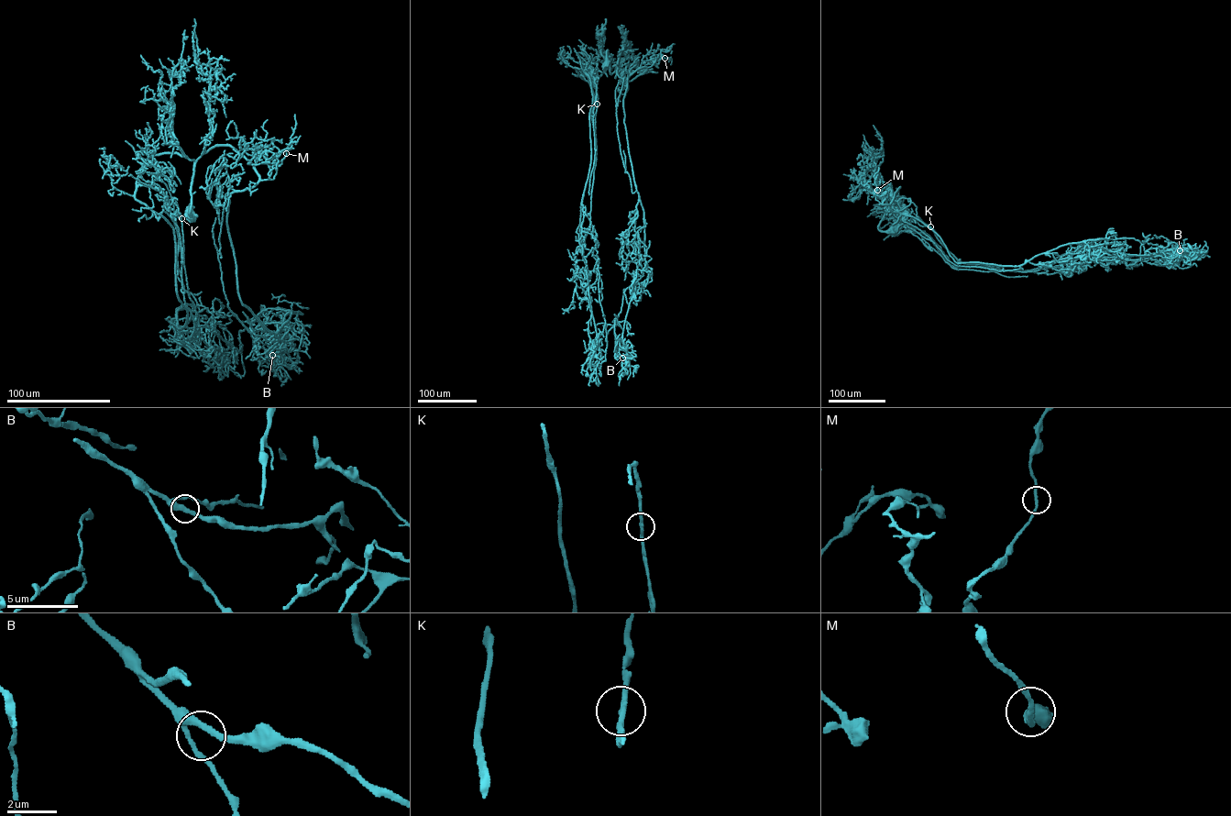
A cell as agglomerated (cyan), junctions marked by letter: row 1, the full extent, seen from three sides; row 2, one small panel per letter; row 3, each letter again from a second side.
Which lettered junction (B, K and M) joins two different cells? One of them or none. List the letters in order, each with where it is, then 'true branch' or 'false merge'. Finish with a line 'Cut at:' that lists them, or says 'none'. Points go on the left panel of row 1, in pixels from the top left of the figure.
B: (272, 355) | true branch
K: (181, 218) | true branch
M: (286, 153) | true branch
Cut at: none

